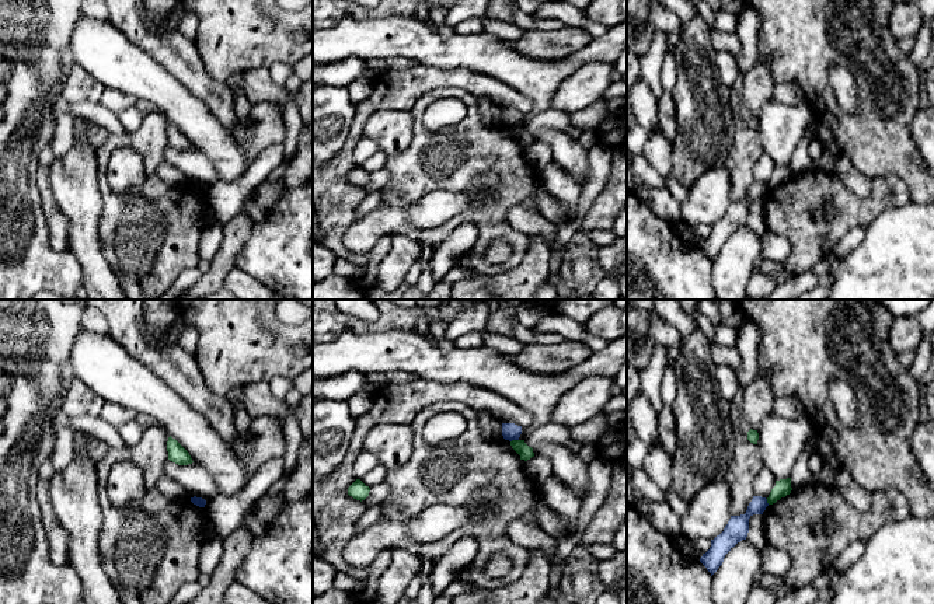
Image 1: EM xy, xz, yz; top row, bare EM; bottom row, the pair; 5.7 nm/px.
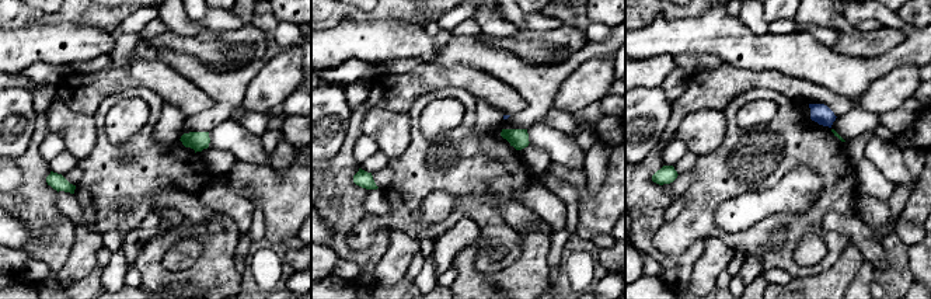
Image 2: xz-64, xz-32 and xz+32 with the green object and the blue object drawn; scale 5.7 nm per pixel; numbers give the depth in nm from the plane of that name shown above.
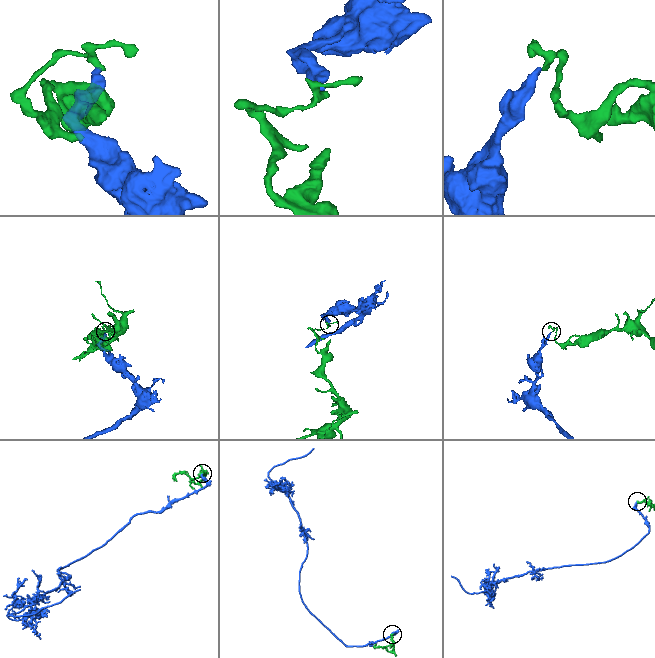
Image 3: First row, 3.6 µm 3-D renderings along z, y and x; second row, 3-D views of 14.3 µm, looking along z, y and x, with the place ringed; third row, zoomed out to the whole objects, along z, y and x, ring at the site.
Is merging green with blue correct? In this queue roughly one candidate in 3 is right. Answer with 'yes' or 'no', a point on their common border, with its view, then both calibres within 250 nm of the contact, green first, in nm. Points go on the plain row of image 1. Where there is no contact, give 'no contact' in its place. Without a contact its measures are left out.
no; meets green in xz at (513, 126); 80 nm thick on the green side, 100 nm on the other

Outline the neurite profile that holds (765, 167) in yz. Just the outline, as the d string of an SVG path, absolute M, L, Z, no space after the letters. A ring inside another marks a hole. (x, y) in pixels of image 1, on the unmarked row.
M762 154L753 167L754 182L769 184L771 175L776 172L776 165L767 154Z

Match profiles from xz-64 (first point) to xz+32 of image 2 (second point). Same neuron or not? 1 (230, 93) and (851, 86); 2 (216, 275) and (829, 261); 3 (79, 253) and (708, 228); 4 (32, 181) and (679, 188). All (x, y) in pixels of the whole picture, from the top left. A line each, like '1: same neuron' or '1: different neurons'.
1: same neuron
2: different neurons
3: different neurons
4: different neurons

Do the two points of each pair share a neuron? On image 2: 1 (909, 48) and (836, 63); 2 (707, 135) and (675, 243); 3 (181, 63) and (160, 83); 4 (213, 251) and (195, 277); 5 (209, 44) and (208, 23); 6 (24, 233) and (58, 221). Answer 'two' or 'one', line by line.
1: one
2: two
3: two
4: one
5: two
6: two

